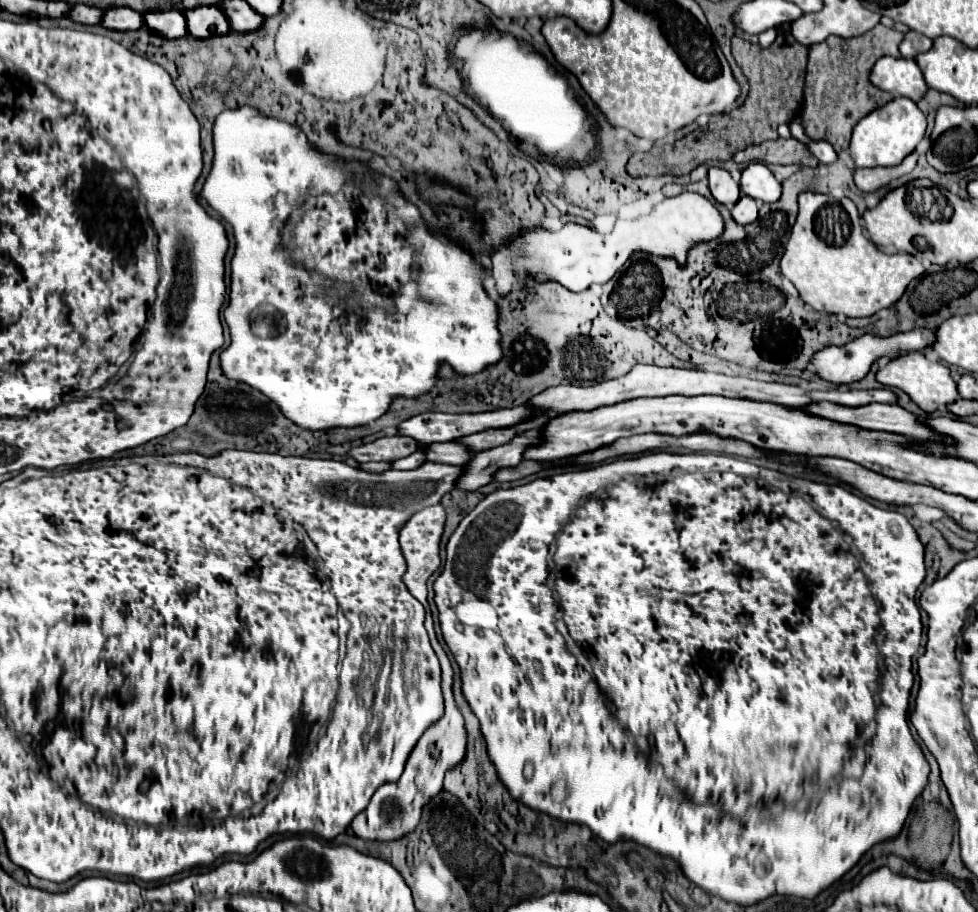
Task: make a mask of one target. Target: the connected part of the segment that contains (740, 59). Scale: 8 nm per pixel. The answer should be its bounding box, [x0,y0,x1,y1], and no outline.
[628,32,808,176]

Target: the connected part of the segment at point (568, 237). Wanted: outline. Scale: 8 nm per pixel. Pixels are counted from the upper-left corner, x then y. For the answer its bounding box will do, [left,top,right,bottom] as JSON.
[492,192,724,294]

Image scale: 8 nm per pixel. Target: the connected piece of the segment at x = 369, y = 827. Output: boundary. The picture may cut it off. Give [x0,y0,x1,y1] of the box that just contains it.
[352,692,466,840]

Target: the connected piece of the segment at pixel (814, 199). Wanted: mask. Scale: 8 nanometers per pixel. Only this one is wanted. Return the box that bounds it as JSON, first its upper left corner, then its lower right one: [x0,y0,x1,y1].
[780,192,924,318]

